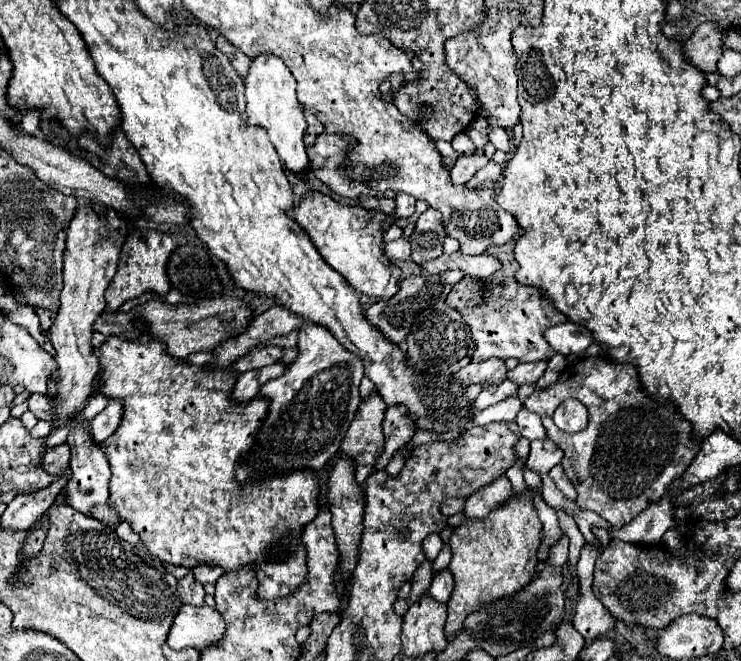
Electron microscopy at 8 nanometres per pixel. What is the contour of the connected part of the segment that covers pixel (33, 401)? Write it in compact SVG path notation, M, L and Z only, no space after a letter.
M32 394L28 404L30 404L30 410L36 414L38 420L46 420L48 424L54 424L54 420L50 420L50 400L46 396Z

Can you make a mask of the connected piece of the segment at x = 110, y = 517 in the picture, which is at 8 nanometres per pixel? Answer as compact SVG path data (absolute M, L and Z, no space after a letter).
M98 506L94 508L94 512L90 512L92 518L104 522L108 528L116 528L116 524L120 524L120 516L114 508L104 508L104 506Z

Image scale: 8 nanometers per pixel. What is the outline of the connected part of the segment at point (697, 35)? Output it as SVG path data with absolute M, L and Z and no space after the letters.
M700 24L696 32L690 36L690 40L684 42L682 54L694 68L700 68L702 72L716 72L716 62L722 56L722 30L718 30L714 24Z

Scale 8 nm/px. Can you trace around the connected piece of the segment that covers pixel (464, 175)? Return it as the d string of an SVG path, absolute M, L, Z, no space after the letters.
M474 154L460 156L456 160L456 164L452 166L452 170L450 170L452 182L454 184L466 184L476 174L476 170L482 168L486 162L488 162L488 158L484 154L478 154L478 156L474 156Z

